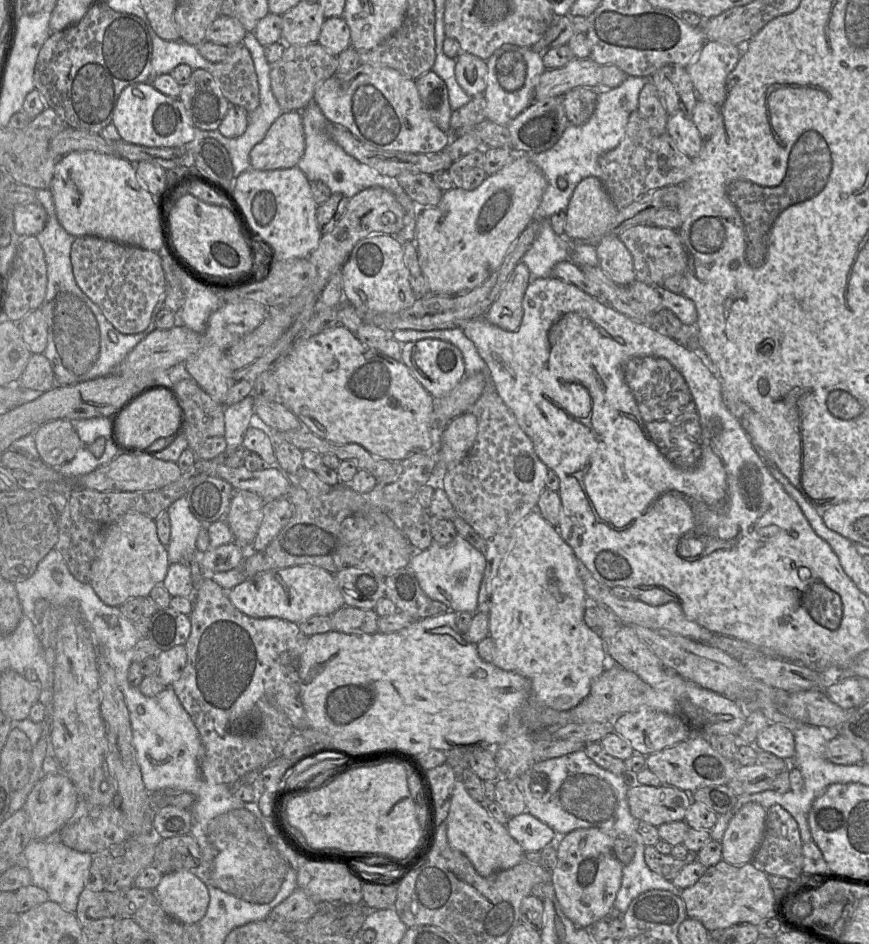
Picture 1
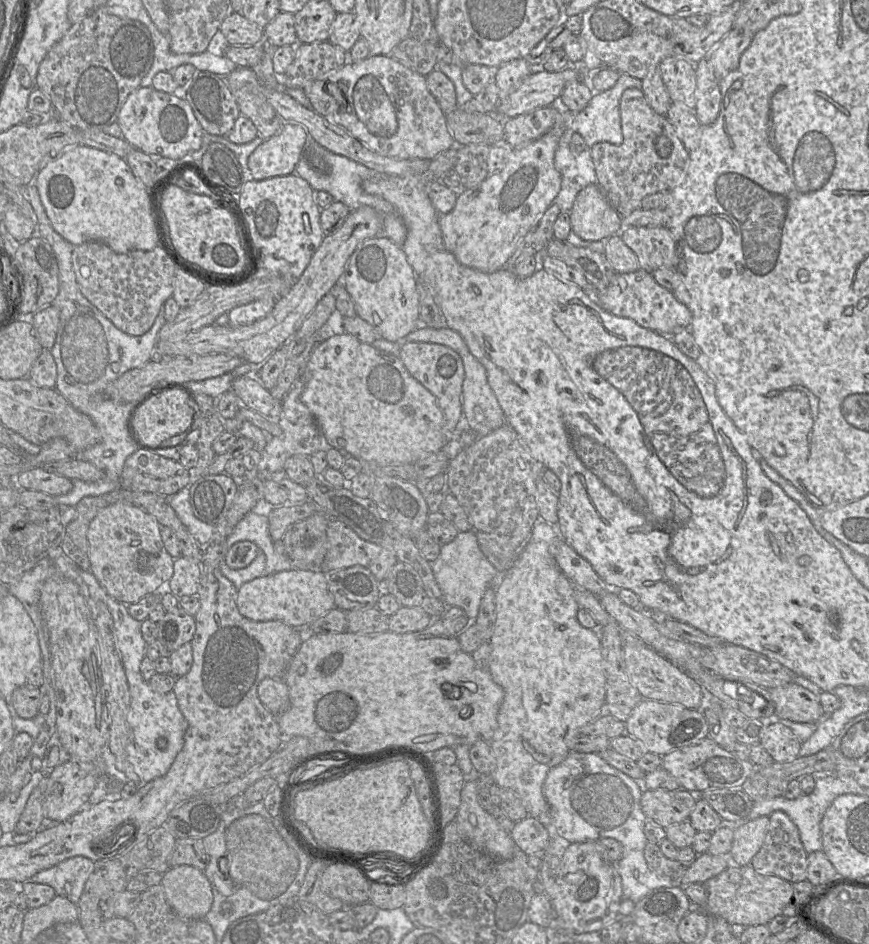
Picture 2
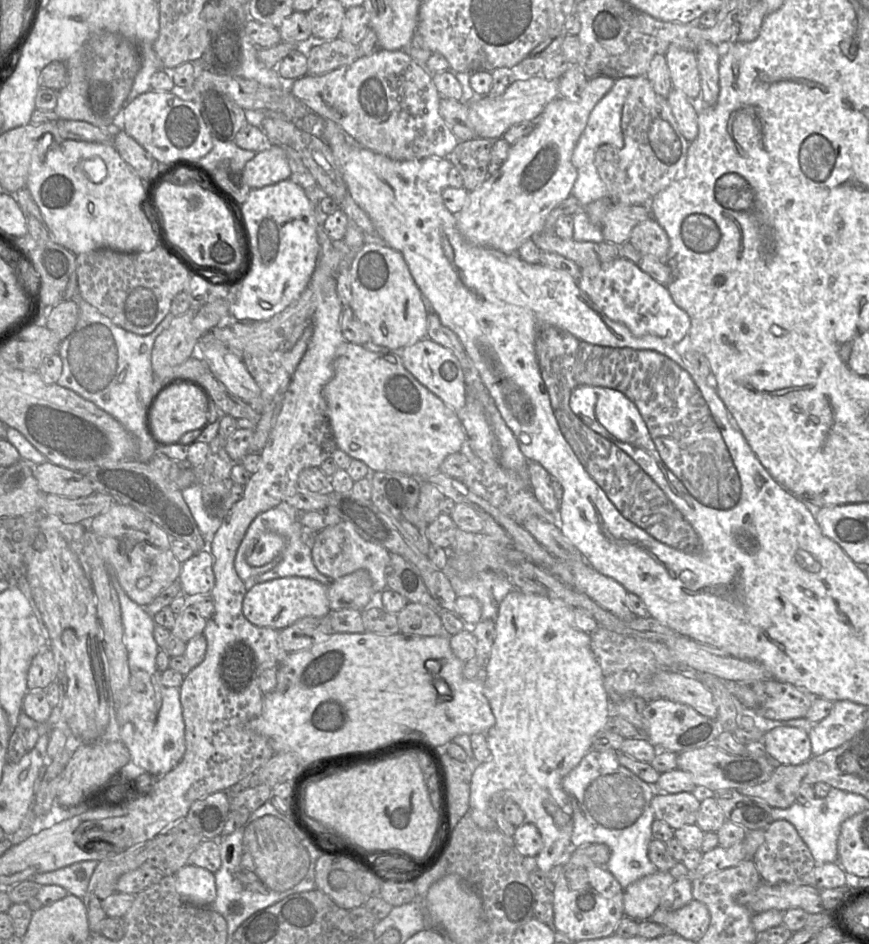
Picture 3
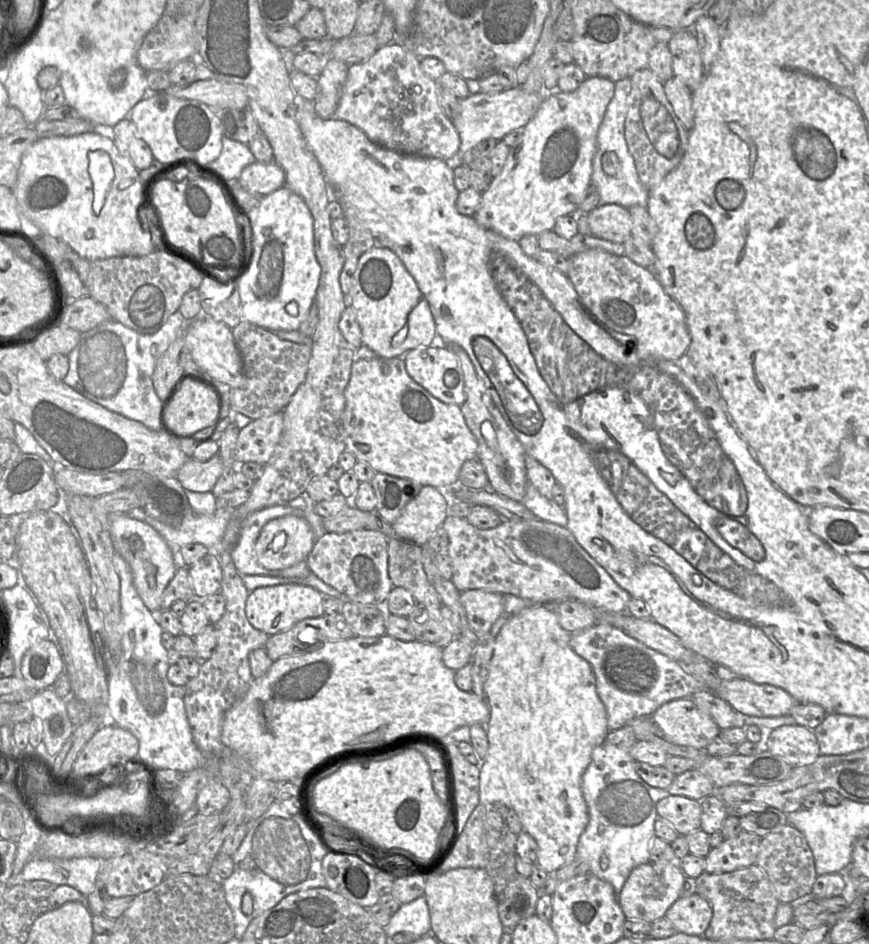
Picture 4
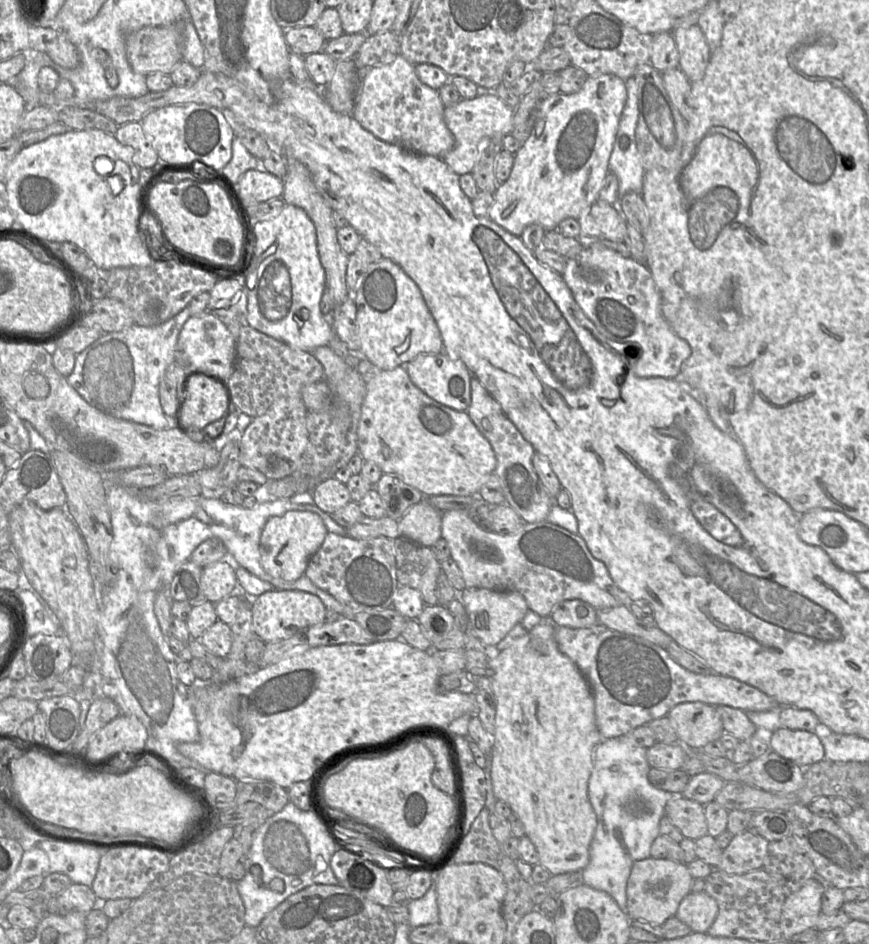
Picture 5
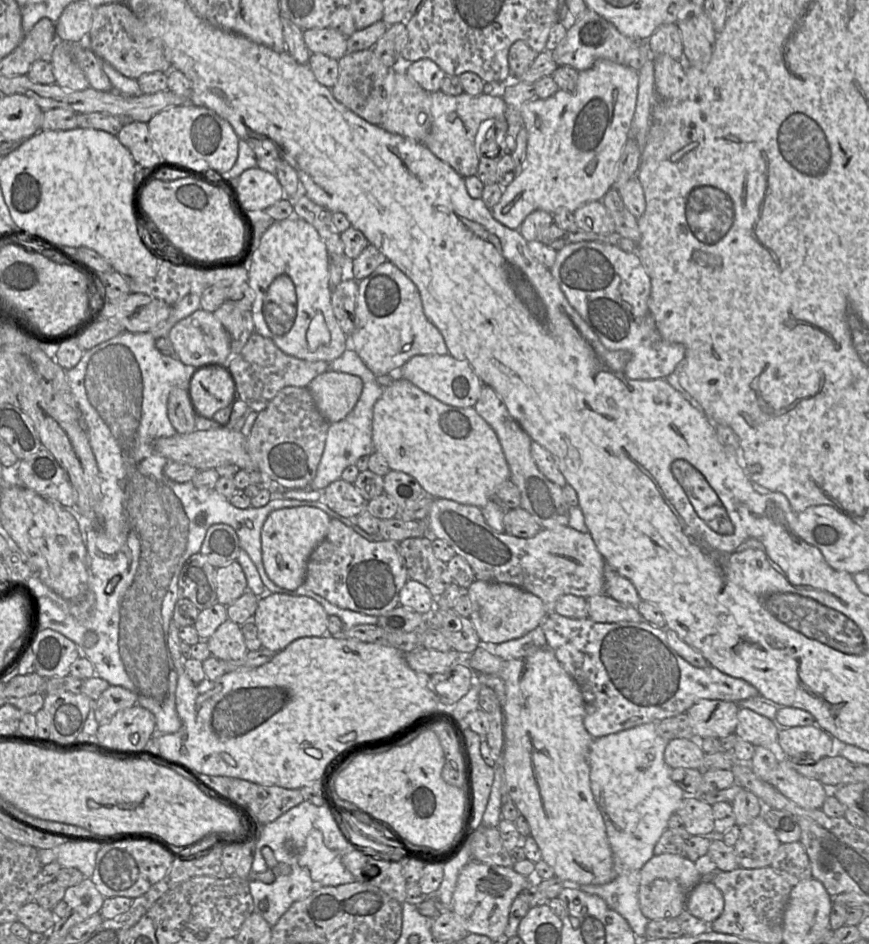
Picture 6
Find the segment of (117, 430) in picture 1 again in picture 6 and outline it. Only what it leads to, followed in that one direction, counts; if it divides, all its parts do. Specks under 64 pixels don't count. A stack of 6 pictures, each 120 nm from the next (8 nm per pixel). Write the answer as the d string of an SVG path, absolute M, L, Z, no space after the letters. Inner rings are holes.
M206 368L193 376L188 392L196 414L212 418L218 410L230 404L233 381L223 368Z

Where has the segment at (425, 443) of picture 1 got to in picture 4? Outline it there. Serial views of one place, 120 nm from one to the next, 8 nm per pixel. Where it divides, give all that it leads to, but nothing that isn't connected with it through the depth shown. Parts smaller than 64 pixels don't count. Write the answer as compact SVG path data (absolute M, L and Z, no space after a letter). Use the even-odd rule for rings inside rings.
M404 354L393 358L376 356L370 360L354 361L351 368L350 379L345 389L345 400L346 405L343 413L345 450L352 453L358 461L367 462L376 472L409 479L419 483L421 486L429 485L436 488L449 488L458 484L458 475L463 463L469 459L478 458L476 438L468 428L460 406L445 404L439 401L422 386L417 384L406 371Z

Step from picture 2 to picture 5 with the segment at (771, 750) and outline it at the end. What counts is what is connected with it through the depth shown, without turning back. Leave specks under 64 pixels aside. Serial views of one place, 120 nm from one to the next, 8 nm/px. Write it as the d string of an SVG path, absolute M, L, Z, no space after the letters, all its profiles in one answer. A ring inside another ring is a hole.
M779 728L772 733L770 749L802 768L825 759L820 738L805 730Z

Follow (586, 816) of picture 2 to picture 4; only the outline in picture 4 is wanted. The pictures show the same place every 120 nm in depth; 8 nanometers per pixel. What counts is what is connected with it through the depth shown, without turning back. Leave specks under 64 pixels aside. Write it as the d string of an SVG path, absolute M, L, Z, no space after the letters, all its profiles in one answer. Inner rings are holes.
M607 743L593 750L592 760L582 777L582 792L588 806L589 823L579 838L576 857L589 865L591 874L609 882L618 896L632 870L650 862L650 845L656 837L657 803L670 796L670 793L667 789L652 787L641 779L629 750Z

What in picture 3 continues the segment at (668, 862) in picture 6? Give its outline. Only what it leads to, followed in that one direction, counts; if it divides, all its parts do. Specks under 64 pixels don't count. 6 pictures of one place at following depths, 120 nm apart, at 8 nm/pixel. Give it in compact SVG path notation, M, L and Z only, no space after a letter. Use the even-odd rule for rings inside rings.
M657 871L630 884L623 894L625 915L638 921L649 919L675 880L671 874Z

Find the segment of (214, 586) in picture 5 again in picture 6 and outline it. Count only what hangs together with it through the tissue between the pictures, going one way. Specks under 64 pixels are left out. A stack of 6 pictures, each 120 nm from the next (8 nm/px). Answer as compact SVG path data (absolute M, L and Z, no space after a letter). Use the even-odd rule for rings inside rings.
M234 561L216 571L218 603L229 606L239 599L248 589L246 576L241 565Z

